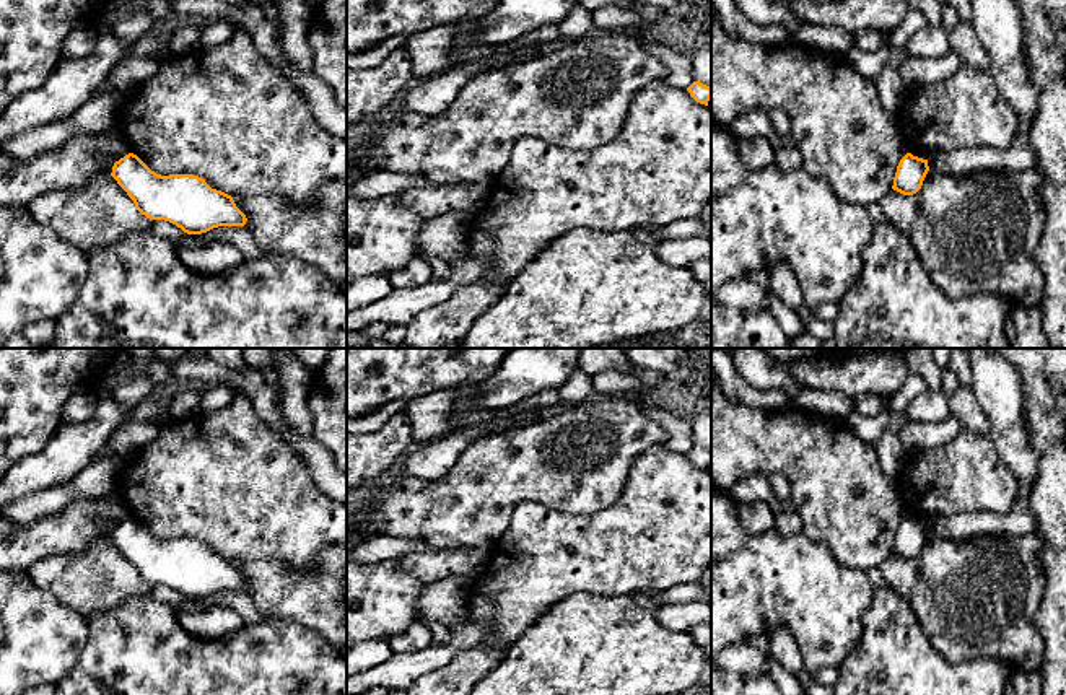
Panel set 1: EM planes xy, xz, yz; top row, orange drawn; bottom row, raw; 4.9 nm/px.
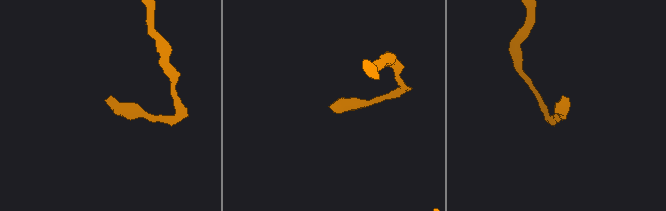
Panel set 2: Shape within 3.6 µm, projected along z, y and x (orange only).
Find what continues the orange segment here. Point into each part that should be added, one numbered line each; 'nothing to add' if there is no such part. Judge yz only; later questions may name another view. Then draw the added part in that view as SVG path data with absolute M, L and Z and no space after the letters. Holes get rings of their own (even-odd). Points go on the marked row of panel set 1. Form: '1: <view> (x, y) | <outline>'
nothing to add

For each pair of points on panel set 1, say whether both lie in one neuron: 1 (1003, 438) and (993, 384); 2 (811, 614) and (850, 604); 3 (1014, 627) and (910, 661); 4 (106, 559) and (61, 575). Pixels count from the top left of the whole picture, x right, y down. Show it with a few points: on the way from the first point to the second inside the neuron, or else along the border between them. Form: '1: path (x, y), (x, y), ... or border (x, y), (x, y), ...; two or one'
1: path (1003, 425), (1000, 397); one
2: path (821, 604), (840, 604); one
3: border (918, 619), (926, 642), (949, 663), (974, 660); two
4: path (95, 570), (90, 575), (72, 575); one

